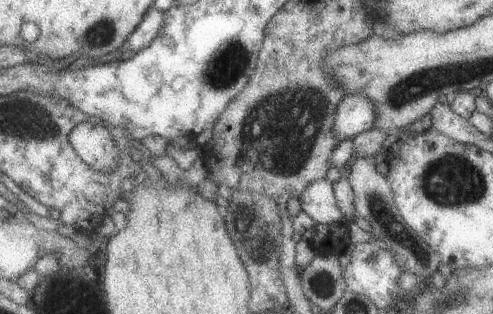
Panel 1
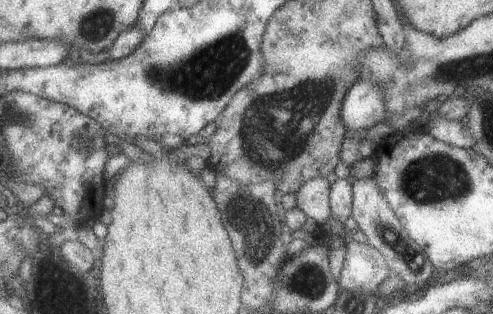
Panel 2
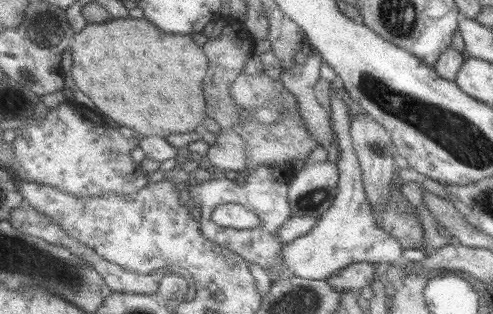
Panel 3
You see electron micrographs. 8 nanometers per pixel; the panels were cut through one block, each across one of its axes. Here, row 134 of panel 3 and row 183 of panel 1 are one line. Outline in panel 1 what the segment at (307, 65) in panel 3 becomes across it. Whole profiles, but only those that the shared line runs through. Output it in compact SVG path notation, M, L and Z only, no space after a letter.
M329 180L311 184L301 200L303 200L303 212L309 212L317 220L317 224L337 224L337 222L347 224L349 222L349 216L343 214L339 206L335 184Z

